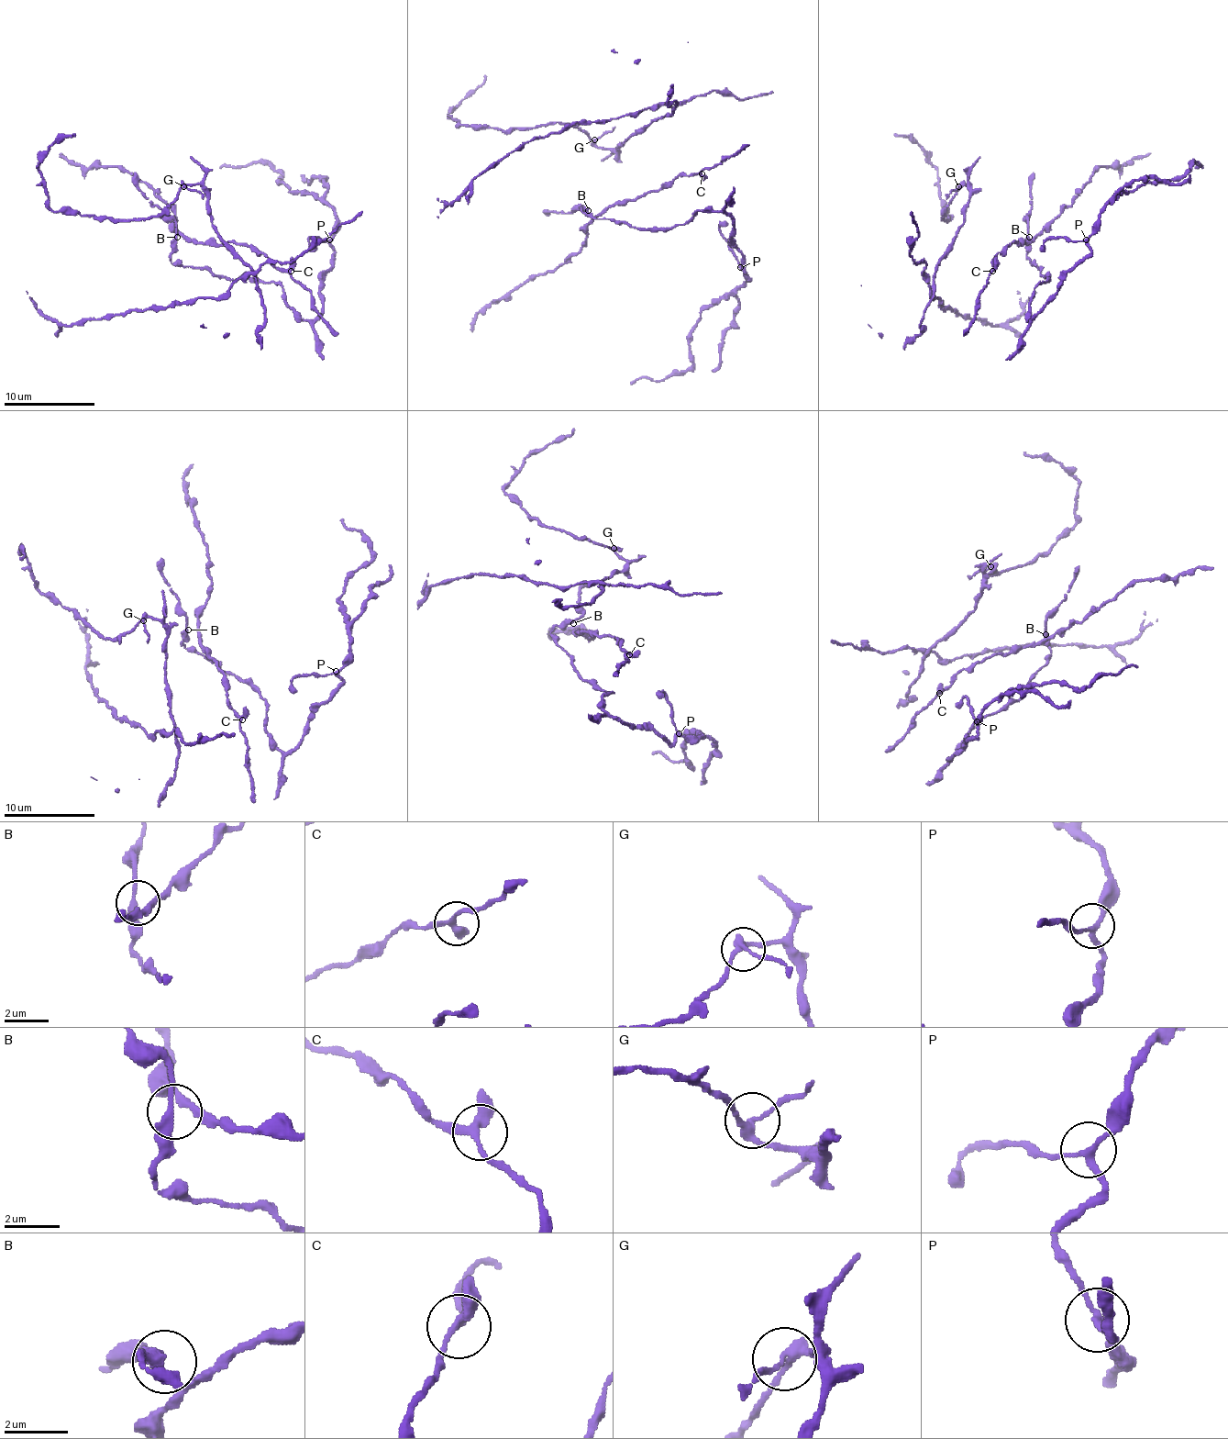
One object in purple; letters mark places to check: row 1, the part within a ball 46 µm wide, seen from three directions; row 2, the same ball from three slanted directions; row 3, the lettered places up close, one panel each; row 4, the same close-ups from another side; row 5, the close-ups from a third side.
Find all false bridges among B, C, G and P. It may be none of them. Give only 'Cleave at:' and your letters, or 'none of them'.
Cleave at: none of them

